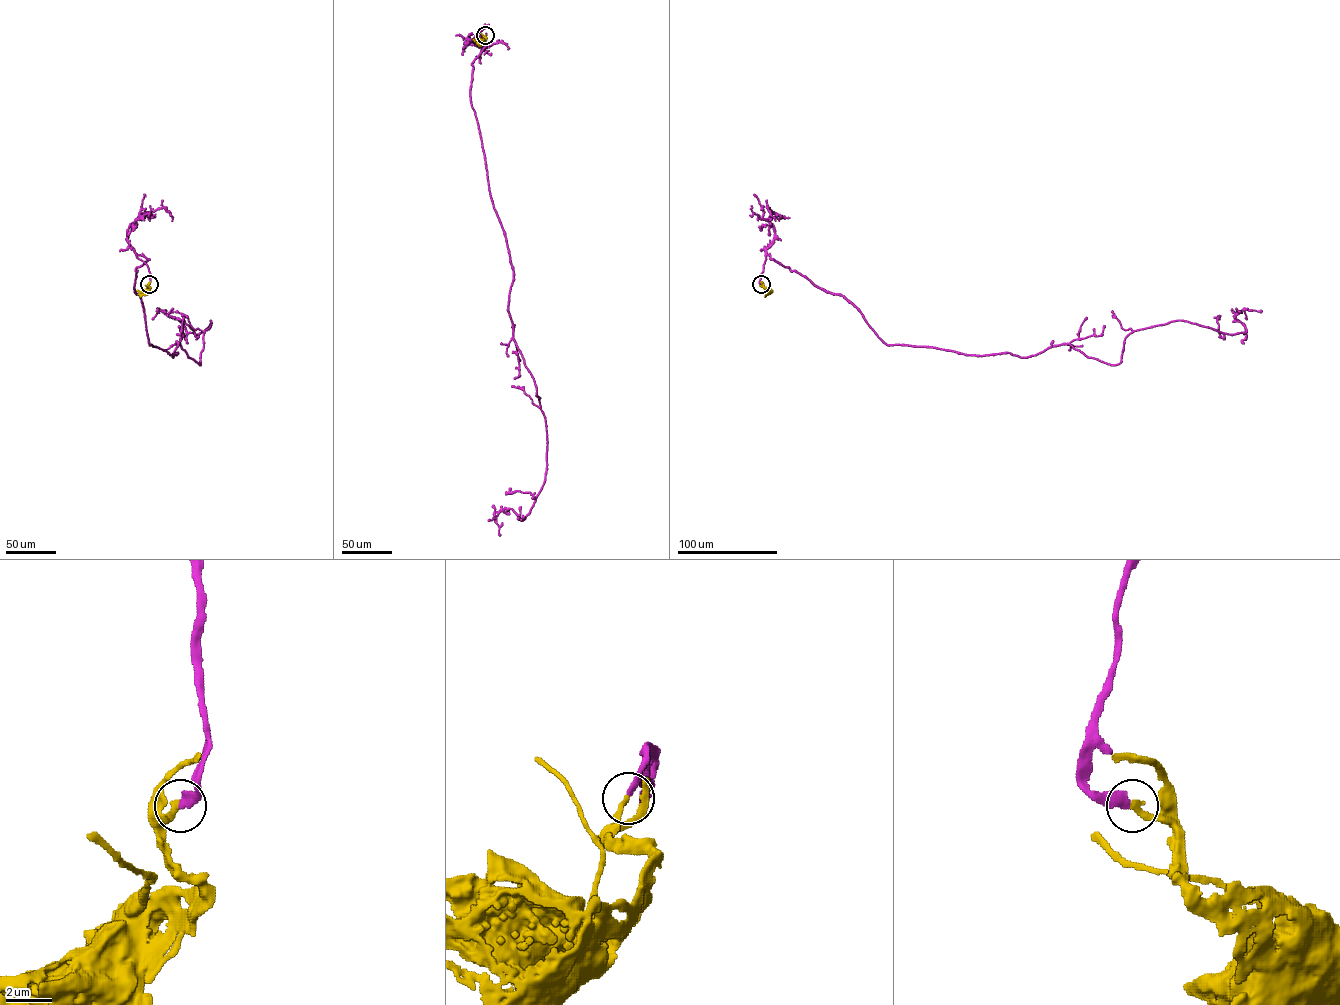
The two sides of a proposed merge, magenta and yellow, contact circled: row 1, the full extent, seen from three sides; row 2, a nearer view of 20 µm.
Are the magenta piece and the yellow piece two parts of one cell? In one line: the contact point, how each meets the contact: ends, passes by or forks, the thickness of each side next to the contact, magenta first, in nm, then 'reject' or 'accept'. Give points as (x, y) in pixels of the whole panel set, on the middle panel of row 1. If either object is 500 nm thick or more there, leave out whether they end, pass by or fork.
(485, 35) | magenta ends | yellow ends | 320/280 nm | accept

